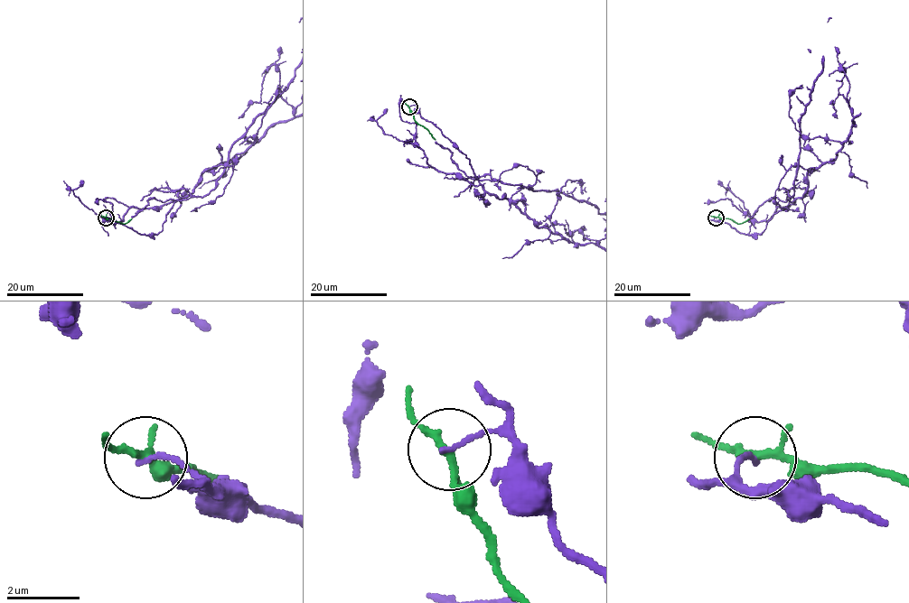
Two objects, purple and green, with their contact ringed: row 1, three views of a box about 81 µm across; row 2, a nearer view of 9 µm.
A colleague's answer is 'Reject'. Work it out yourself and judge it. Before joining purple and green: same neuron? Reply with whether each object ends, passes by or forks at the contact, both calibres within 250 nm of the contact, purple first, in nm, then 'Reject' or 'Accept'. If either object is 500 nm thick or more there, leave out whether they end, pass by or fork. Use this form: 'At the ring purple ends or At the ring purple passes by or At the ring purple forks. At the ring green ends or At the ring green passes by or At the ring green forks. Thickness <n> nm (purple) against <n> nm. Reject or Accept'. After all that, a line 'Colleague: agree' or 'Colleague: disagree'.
At the ring purple ends. At the ring green forks. Thickness 130 nm (purple) against 170 nm. Accept
Colleague: disagree

